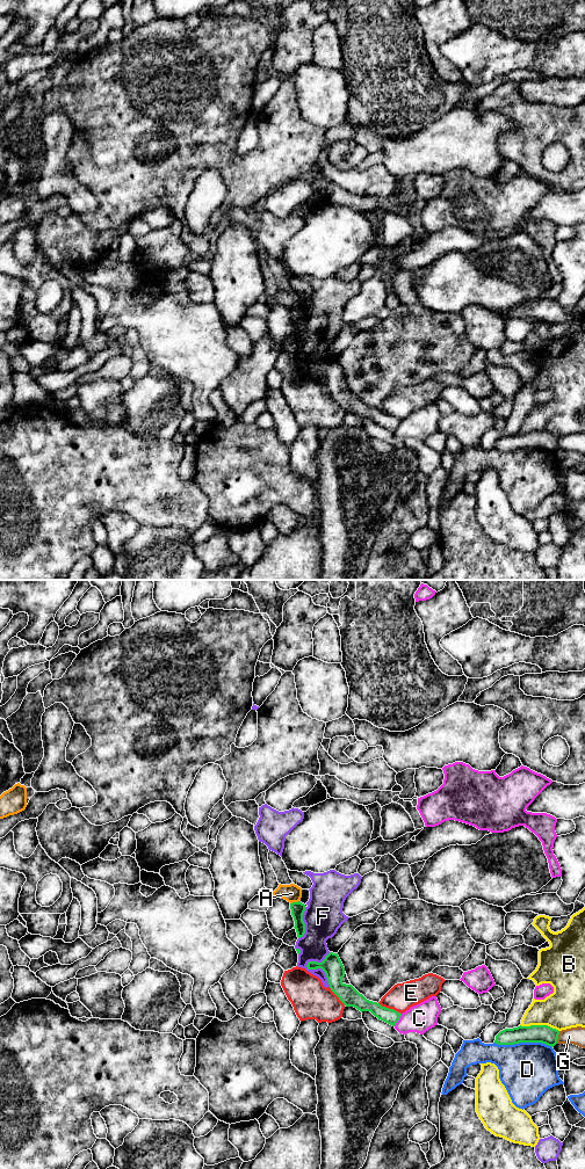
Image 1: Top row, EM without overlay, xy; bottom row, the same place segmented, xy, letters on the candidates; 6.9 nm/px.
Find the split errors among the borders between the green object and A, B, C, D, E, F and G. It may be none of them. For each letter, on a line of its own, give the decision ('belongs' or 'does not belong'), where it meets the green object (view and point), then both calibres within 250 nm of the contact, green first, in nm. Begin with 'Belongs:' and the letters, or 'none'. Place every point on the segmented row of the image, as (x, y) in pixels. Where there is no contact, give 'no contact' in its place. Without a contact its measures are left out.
Belongs: none
A: does not belong; meets green in xy at (295, 902); 100 nm thick on the green side, 120 nm on the other
B: does not belong; meets green in xy at (540, 1025); 130 nm thick on the green side, 280 nm on the other
C: does not belong; meets green in xy at (398, 1019); 110 nm thick on the green side, 200 nm on the other
D: does not belong; meets green in xy at (524, 1042); 130 nm thick on the green side, 380 nm on the other
E: does not belong; meets green in xy at (390, 1009); 110 nm thick on the green side, 190 nm on the other
F: does not belong; meets green in xy at (310, 968); 140 nm thick on the green side, 190 nm on the other
G: does not belong; meets green in xy at (557, 1037); 130 nm thick on the green side, 120 nm on the other

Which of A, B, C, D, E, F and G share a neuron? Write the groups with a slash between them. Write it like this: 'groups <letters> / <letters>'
groups A / B / C / D / E / F / G

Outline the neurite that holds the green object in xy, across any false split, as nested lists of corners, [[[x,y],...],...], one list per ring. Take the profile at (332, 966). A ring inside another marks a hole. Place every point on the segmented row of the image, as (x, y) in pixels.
[[[330,952],[322,963],[309,961],[306,967],[308,970],[322,968],[326,974],[331,990],[346,1007],[354,1007],[361,1012],[370,1011],[375,1017],[392,1026],[399,1021],[400,1012],[367,1000],[352,985],[342,982],[345,967],[338,953]]]

